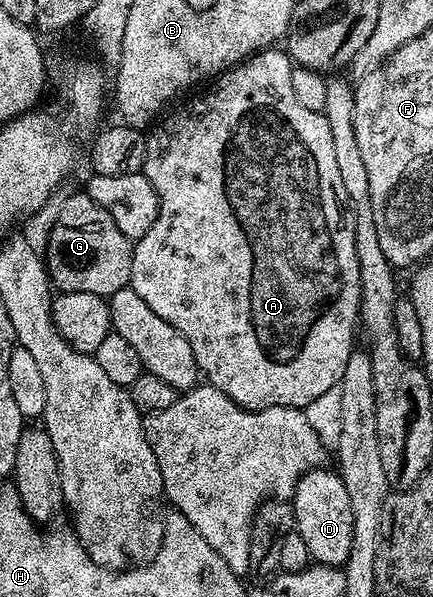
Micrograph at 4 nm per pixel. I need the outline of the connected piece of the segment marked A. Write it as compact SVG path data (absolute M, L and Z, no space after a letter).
M282 49L259 51L234 64L229 71L217 76L213 80L214 87L208 88L199 99L190 99L187 103L179 102L175 111L167 110L149 128L141 170L156 191L158 212L156 219L152 221L152 229L148 229L148 233L144 233L144 237L134 243L129 286L149 305L152 313L164 317L164 321L168 321L168 325L172 325L172 329L176 329L184 337L184 341L192 345L196 365L205 382L223 391L233 403L240 404L247 411L263 411L269 407L305 409L316 397L323 396L328 389L339 385L344 377L345 365L356 350L354 326L357 328L360 323L362 298L354 221L350 214L344 181L340 181L340 169L336 165L332 129L328 129L328 121L323 112L312 112L300 105L292 89L292 71L292 60Z

